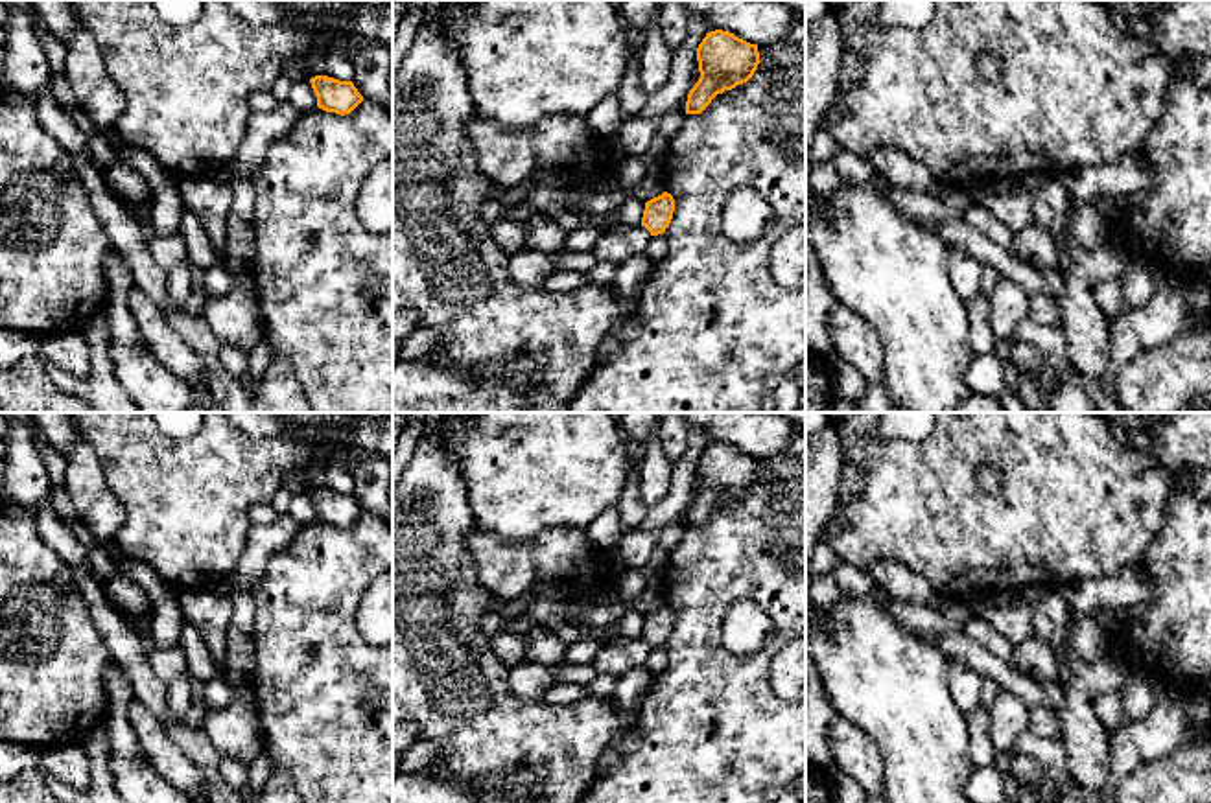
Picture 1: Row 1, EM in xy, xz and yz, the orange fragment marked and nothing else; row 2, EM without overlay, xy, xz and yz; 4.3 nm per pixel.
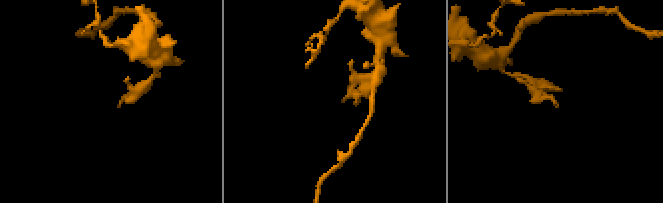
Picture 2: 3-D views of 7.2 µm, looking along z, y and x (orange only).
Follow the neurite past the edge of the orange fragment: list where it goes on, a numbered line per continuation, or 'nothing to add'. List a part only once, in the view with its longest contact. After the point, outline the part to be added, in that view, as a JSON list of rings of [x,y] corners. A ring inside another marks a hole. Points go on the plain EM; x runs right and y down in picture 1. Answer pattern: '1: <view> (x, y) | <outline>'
nothing to add

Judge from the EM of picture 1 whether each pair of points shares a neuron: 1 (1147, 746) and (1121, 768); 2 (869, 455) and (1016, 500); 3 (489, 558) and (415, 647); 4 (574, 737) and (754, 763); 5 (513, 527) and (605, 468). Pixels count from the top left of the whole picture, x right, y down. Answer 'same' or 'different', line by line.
1: same
2: same
3: different
4: different
5: same

